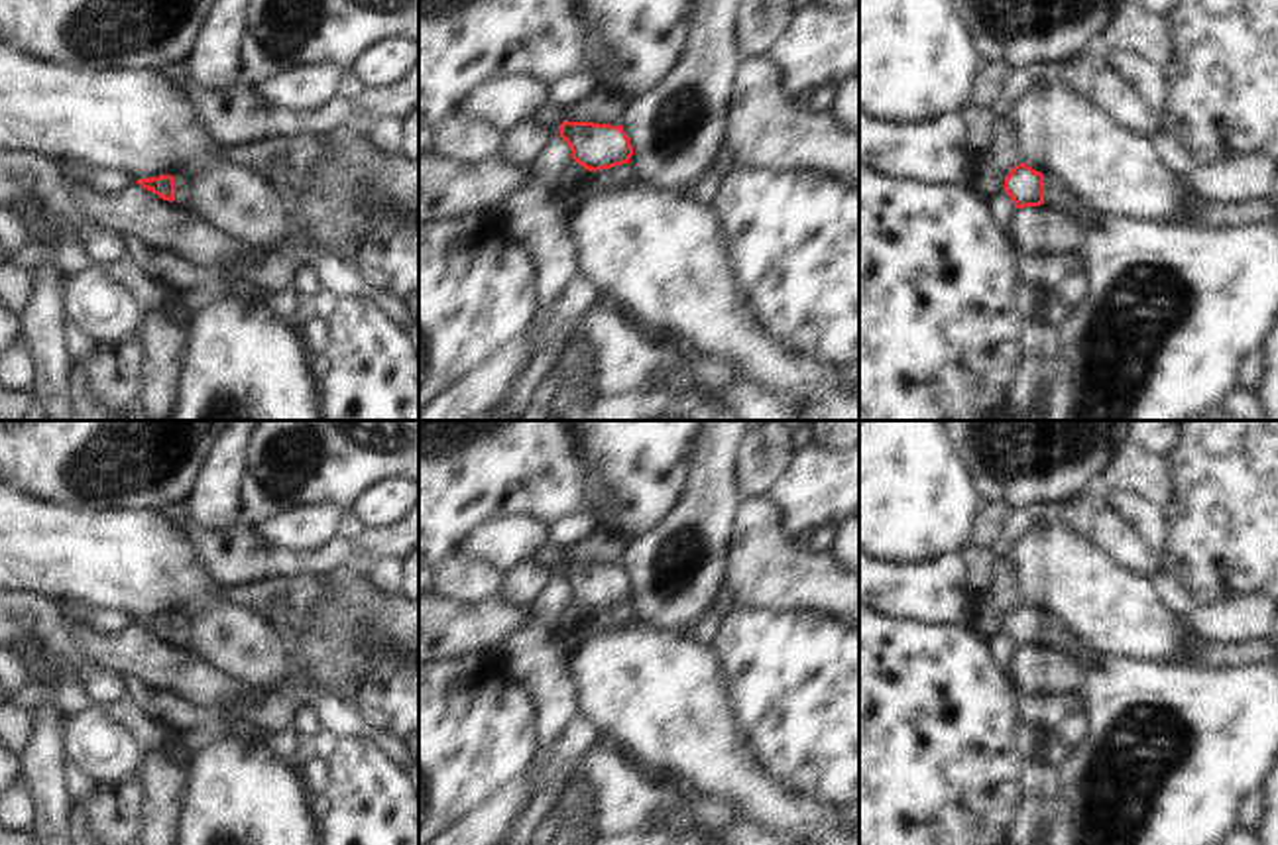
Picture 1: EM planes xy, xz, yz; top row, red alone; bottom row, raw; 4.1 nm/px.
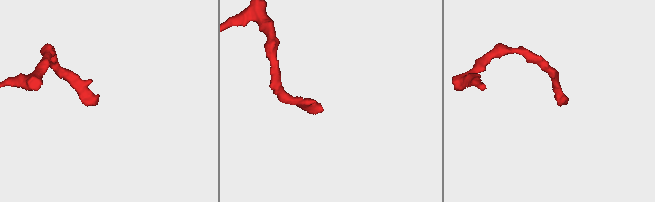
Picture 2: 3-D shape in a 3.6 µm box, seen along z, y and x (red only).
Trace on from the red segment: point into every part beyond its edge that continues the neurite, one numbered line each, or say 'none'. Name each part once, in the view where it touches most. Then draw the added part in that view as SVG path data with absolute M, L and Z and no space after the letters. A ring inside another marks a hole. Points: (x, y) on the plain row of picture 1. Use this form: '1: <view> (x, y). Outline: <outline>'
1: xz (620, 614). Outline: M629 603L615 605L611 609L600 609L594 613L594 625L619 625L633 619L633 607Z

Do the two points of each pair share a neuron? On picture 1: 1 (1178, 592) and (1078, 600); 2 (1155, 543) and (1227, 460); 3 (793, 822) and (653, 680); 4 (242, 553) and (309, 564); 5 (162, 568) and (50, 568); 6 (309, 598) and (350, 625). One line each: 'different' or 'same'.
1: different
2: different
3: same
4: same
5: same
6: different

